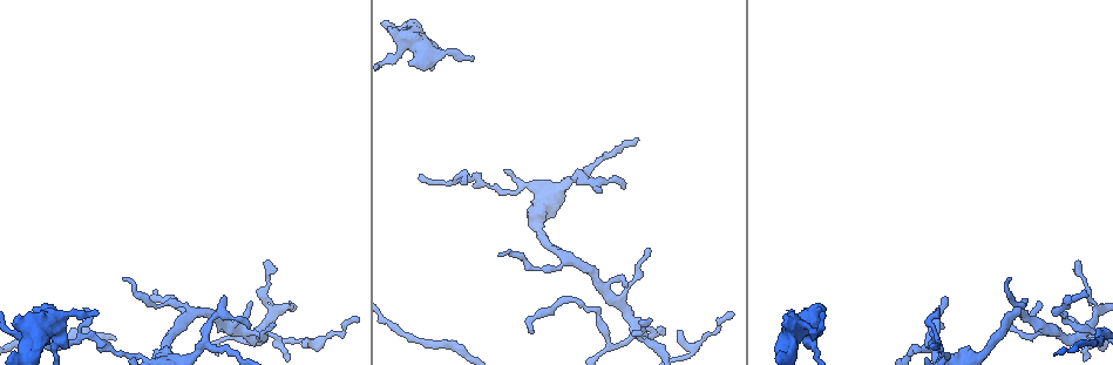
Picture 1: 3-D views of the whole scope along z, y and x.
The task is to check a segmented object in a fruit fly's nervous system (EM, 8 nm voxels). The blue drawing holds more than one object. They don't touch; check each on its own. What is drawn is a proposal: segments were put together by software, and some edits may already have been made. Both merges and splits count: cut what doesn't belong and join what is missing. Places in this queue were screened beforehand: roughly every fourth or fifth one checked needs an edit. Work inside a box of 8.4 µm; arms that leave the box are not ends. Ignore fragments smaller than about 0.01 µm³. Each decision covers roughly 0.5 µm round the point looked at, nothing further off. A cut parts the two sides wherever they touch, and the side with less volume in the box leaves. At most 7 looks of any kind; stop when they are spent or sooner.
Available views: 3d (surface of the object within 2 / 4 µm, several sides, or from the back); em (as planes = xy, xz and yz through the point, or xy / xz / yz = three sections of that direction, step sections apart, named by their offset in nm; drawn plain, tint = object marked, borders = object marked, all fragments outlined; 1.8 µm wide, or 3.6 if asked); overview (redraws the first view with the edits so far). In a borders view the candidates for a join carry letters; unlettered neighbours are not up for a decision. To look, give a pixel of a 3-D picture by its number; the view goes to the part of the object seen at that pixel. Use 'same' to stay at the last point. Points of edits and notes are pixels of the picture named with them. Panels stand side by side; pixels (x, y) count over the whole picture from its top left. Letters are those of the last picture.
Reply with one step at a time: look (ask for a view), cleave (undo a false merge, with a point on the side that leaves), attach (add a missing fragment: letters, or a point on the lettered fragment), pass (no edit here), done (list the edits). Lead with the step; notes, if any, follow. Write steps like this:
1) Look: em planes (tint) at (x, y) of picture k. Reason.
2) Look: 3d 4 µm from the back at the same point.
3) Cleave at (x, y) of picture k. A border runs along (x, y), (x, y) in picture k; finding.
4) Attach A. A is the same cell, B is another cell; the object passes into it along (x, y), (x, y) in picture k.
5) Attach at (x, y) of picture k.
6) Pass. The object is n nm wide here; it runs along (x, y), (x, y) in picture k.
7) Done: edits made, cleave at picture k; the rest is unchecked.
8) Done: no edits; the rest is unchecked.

Look: em 3.6 µm yz step 16 (tint) at (798, 324) of picture 1. Calibre changes.

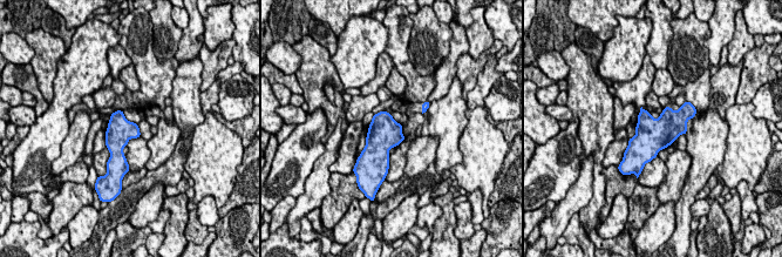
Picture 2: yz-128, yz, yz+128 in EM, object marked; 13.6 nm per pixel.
Look: em 3.6 µm xz step 16 (tint) at the same point.

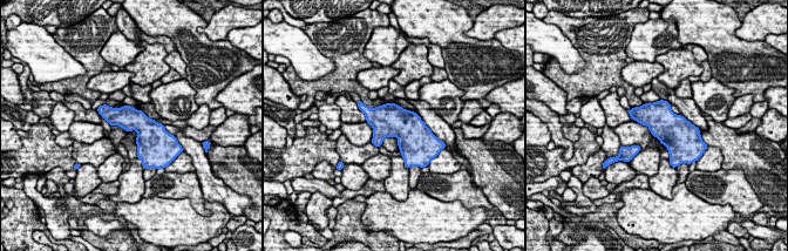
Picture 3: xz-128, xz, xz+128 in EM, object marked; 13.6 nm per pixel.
Look: em 3.6 µm xz step 16 (borders) at the same point.

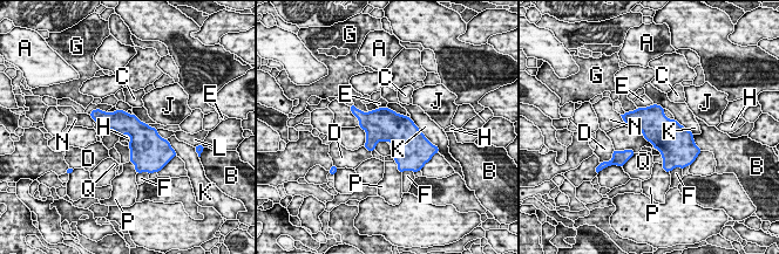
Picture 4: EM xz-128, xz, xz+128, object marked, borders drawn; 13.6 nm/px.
Attach at (617, 107) of picture 4. J is the same cell, A, B, C, D, E, F, G, H, K, L, N, P and Q are other cells; it goes on there.

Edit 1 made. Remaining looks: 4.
Look: overview. Redraw.

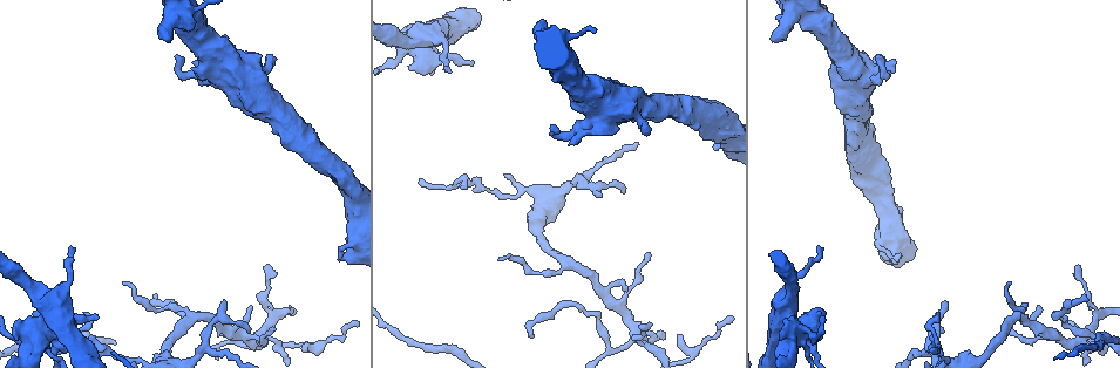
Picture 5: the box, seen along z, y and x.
Look: 3d 4 µm from the back at (246, 331) of picture 5. An open end.

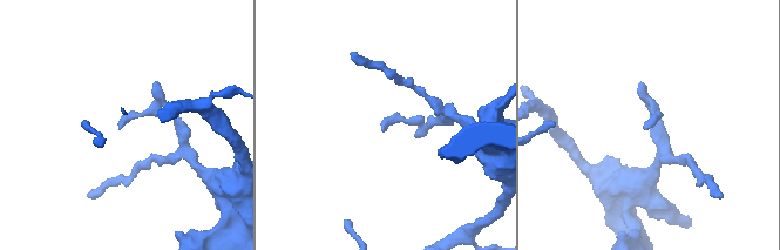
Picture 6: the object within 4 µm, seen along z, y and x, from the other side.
Look: em planes (borders) at (644, 129) of picture 6.

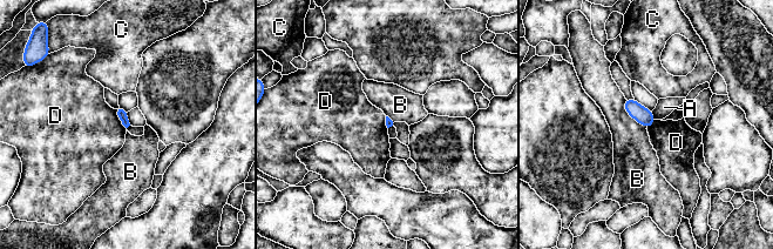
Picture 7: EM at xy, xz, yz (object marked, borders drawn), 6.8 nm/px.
Pass. A, B, C and D are other cells; a border runs along (114, 109), (126, 128) in picture 7; none of them fits.

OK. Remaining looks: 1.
Done: edits made, attach at picture 4; the rest is unchecked.

